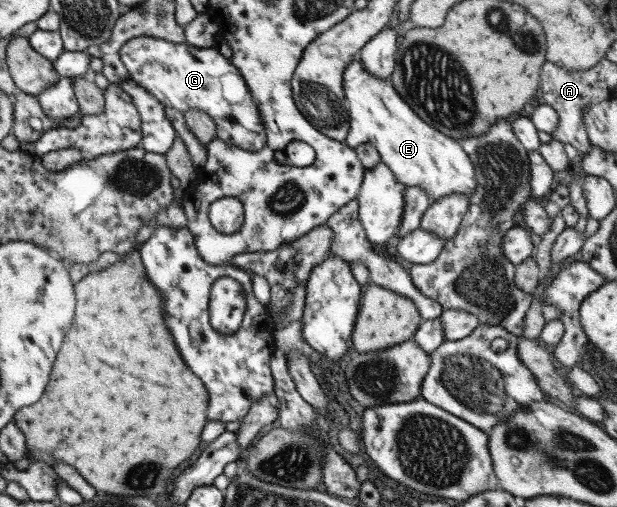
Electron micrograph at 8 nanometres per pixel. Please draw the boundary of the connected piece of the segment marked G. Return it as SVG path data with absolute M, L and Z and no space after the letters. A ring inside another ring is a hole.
M137 36L123 43L119 48L119 59L123 67L139 87L143 87L153 99L157 99L164 108L173 107L181 114L196 110L205 113L215 127L215 138L229 146L239 147L251 153L260 153L266 143L264 123L259 117L257 103L249 94L245 80L229 58L223 57L216 47L197 47L186 42L173 43L153 36Z

